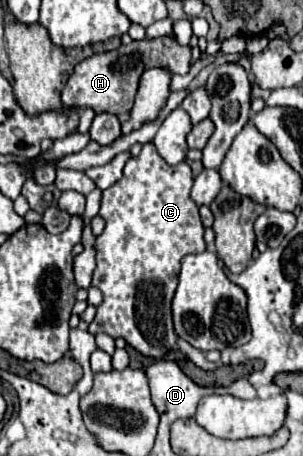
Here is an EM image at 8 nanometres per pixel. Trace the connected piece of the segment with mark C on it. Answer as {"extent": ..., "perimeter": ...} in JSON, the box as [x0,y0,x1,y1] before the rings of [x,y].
{"extent":[88,144,206,360],"perimeter":[[[146,144],[146,146],[142,148],[142,152],[140,152],[136,158],[130,158],[130,160],[126,162],[122,178],[120,178],[116,184],[112,184],[110,188],[106,188],[106,190],[102,192],[100,216],[106,220],[106,228],[104,228],[104,232],[96,238],[96,270],[94,270],[94,276],[92,276],[92,286],[96,286],[96,288],[102,292],[104,300],[102,300],[102,304],[98,306],[96,318],[92,320],[92,324],[90,324],[90,328],[88,328],[90,334],[96,336],[96,334],[102,332],[102,334],[112,336],[114,340],[116,340],[116,338],[124,338],[124,340],[126,340],[132,348],[136,348],[140,354],[144,354],[144,356],[148,356],[148,358],[156,358],[156,360],[158,360],[158,358],[164,358],[170,350],[174,350],[178,336],[176,336],[174,326],[172,326],[172,310],[170,310],[170,306],[172,306],[174,290],[176,290],[176,286],[178,286],[178,274],[180,274],[182,258],[188,256],[188,254],[200,254],[200,252],[206,250],[204,226],[202,226],[202,222],[200,222],[198,206],[194,206],[194,202],[192,202],[192,198],[190,198],[190,186],[192,186],[192,172],[190,172],[190,166],[188,166],[186,162],[180,162],[180,164],[176,164],[176,166],[170,166],[170,164],[166,164],[164,158],[156,152],[154,144]]]}

